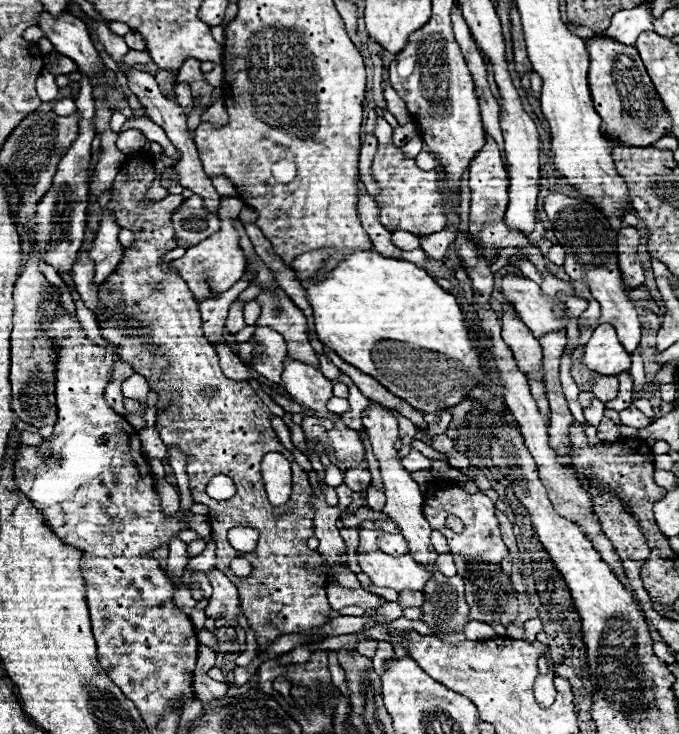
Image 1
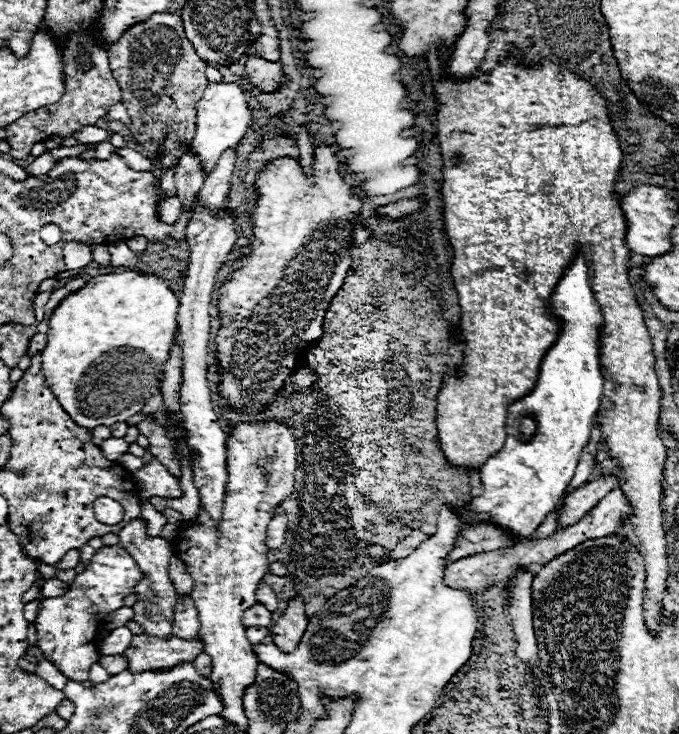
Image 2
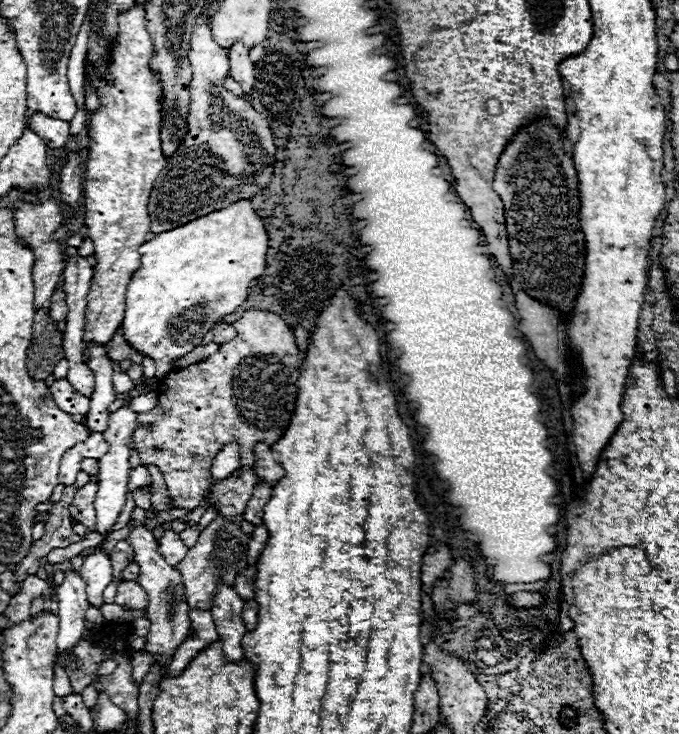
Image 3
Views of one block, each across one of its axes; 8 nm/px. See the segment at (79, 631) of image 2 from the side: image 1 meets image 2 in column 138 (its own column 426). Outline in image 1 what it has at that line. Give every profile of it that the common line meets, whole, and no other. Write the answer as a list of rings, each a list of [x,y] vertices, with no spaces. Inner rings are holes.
[[[360,530],[360,546],[356,550],[358,564],[364,574],[370,576],[374,586],[402,590],[422,590],[432,572],[414,562],[410,554],[392,557],[378,548],[376,530]]]

